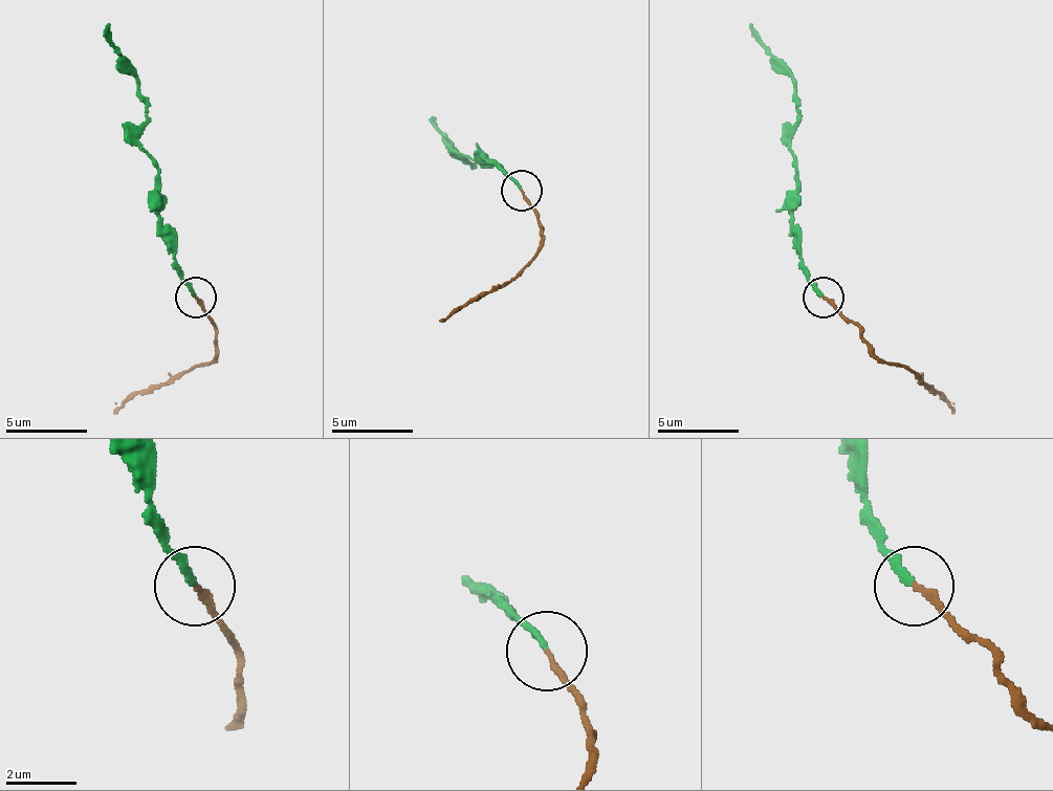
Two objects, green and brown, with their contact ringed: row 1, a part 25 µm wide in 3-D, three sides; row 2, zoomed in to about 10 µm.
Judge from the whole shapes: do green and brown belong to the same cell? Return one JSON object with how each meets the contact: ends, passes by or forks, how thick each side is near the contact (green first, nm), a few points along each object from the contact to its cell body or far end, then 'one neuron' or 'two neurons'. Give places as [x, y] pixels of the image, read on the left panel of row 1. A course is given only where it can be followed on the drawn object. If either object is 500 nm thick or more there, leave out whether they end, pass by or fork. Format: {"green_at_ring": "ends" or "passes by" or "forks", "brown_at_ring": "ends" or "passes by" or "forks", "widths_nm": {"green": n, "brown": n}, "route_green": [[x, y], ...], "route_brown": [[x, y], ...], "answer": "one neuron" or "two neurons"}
{"green_at_ring": "ends", "brown_at_ring": "ends", "widths_nm": {"green": 190, "brown": 200}, "route_green": [[196, 298], [176, 261], [176, 233], [159, 213], [159, 163], [139, 139], [147, 118], [139, 73], [106, 24]], "route_brown": [[196, 298], [217, 327], [213, 359], [114, 404]], "answer": "one neuron"}

